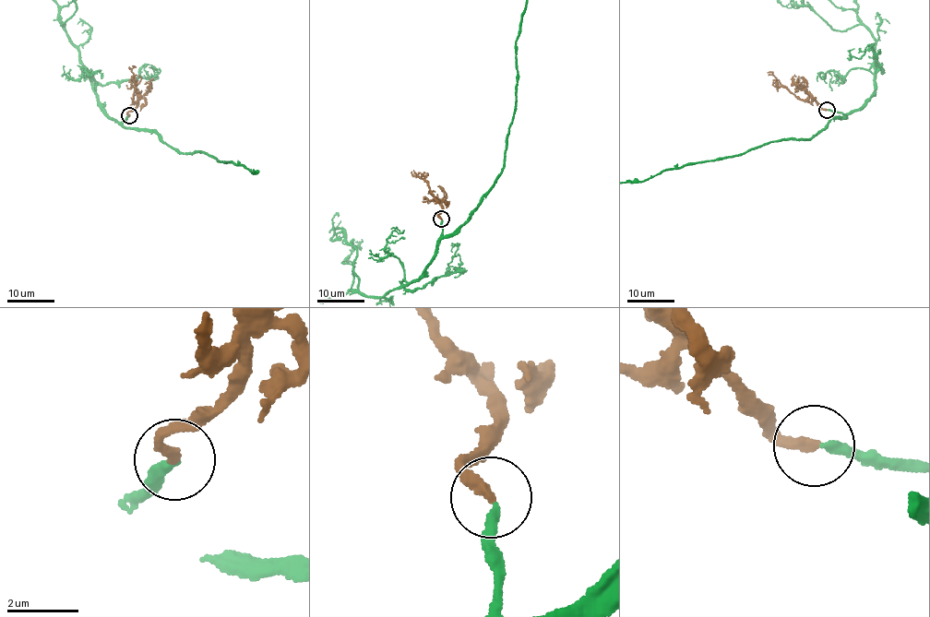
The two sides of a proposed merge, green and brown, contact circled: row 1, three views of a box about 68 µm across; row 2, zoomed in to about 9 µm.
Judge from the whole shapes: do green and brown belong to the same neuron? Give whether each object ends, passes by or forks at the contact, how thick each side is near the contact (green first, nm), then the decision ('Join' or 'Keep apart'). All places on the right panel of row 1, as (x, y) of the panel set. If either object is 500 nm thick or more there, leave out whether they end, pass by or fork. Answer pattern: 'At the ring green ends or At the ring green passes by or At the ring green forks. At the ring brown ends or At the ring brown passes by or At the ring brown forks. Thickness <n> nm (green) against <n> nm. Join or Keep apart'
At the ring green ends. At the ring brown ends. Thickness 240 nm (green) against 300 nm. Join

